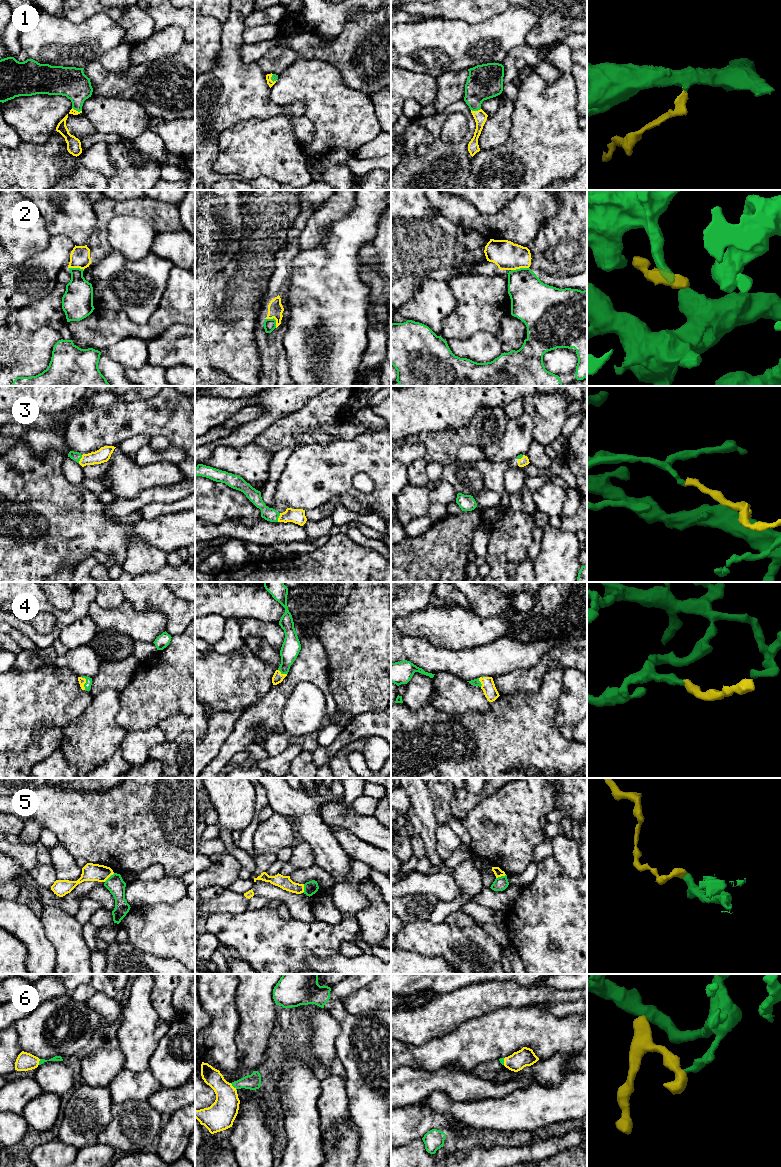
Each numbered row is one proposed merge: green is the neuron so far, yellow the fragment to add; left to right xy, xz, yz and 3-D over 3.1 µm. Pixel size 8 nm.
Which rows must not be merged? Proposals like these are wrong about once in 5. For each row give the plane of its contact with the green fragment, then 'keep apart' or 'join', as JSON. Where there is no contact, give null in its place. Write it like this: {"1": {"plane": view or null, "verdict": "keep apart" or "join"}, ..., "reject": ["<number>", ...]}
{"1": {"plane": "yz", "verdict": "join"}, "2": {"plane": "yz", "verdict": "join"}, "3": {"plane": "xz", "verdict": "join"}, "4": {"plane": "xy", "verdict": "join"}, "5": {"plane": "xy", "verdict": "keep apart"}, "6": {"plane": "xz", "verdict": "join"}, "reject": ["5"]}

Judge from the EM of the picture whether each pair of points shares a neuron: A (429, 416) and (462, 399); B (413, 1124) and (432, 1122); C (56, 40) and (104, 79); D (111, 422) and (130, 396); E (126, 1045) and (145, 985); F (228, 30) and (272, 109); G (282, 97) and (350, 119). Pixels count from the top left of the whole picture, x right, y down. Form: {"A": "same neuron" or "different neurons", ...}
{"A": "same neuron", "B": "same neuron", "C": "different neurons", "D": "different neurons", "E": "same neuron", "F": "same neuron", "G": "same neuron"}

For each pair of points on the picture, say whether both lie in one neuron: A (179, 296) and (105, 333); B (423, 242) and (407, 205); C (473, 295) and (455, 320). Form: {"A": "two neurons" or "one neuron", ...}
{"A": "one neuron", "B": "two neurons", "C": "one neuron"}

